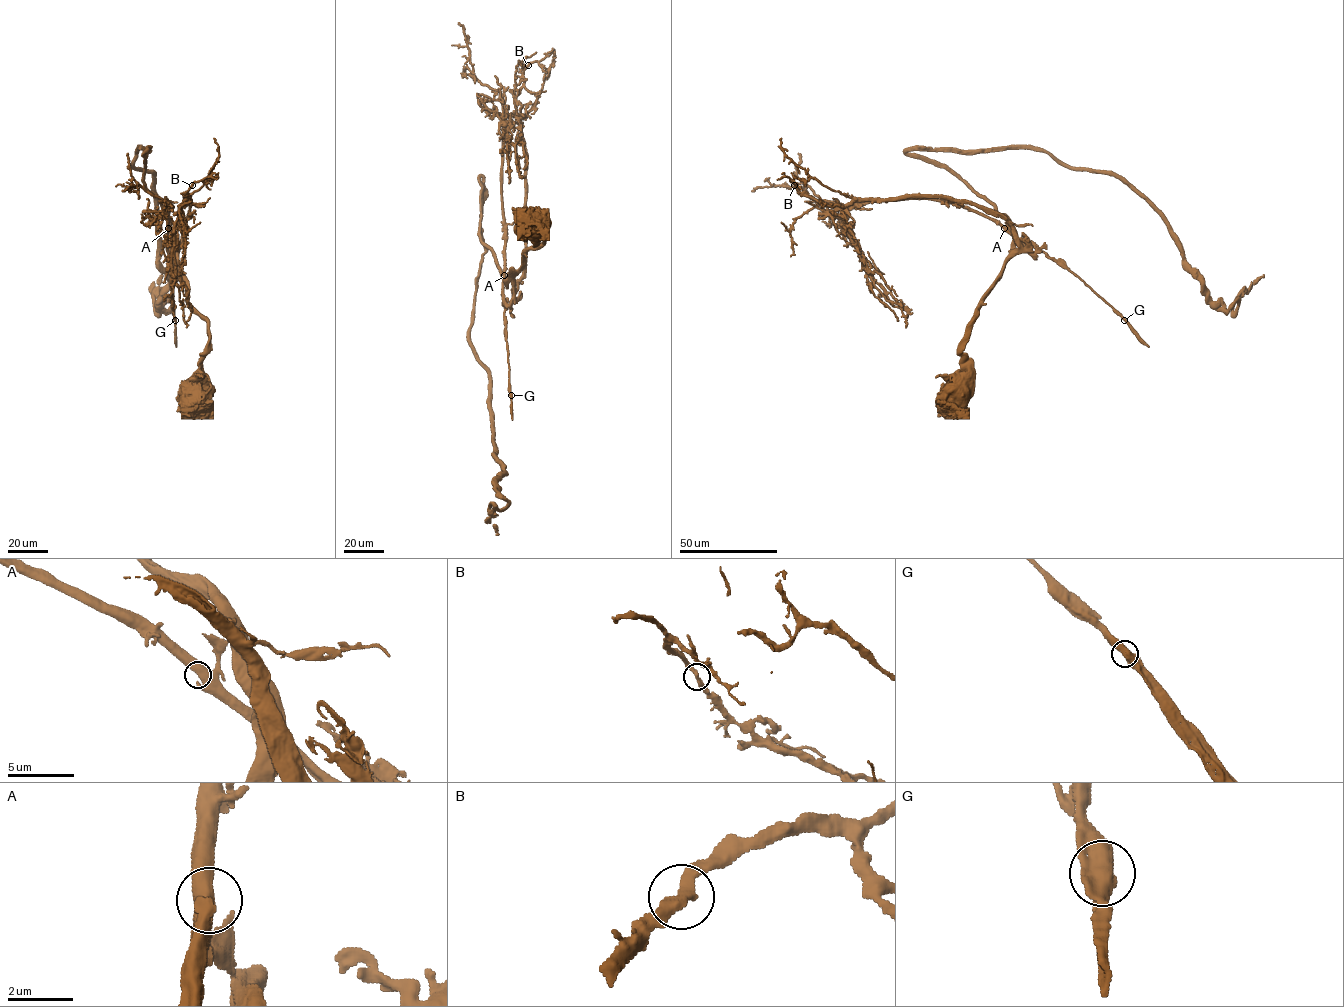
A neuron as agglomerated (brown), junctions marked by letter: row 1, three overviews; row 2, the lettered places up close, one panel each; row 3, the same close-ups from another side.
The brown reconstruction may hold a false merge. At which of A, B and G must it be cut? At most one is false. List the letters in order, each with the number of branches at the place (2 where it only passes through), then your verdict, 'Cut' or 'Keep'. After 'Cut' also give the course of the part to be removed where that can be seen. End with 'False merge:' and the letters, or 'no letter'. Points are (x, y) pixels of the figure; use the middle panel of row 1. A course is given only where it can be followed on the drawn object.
A: Branches: 2. Keep
B: Branches: 2. Keep
G: Branches: 2. Keep
False merge: no letter

